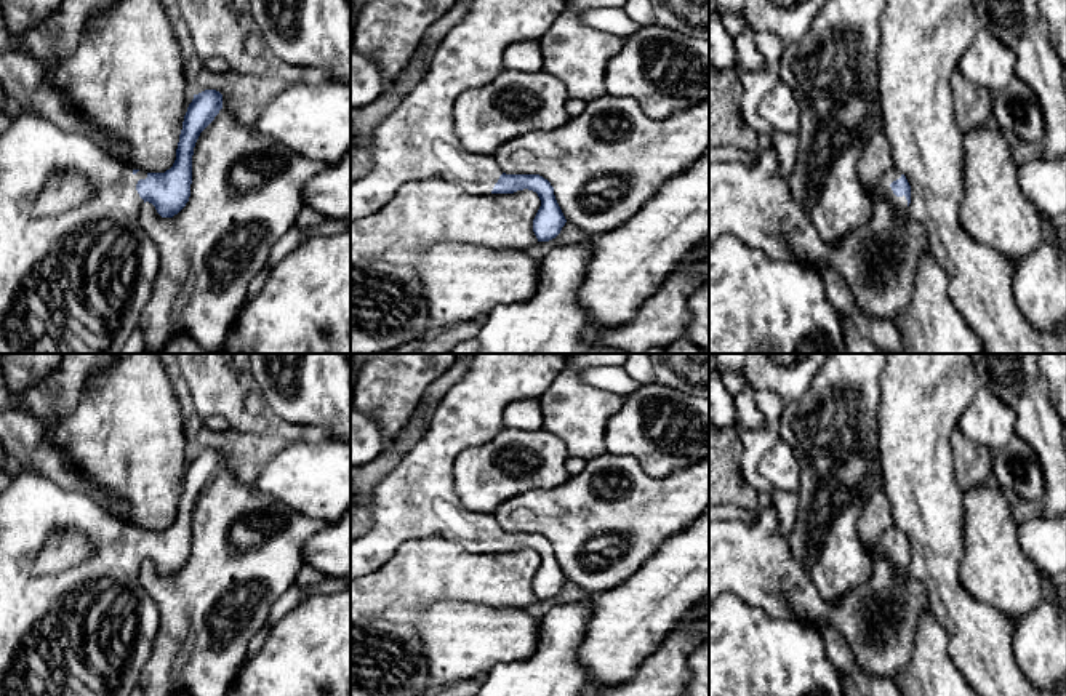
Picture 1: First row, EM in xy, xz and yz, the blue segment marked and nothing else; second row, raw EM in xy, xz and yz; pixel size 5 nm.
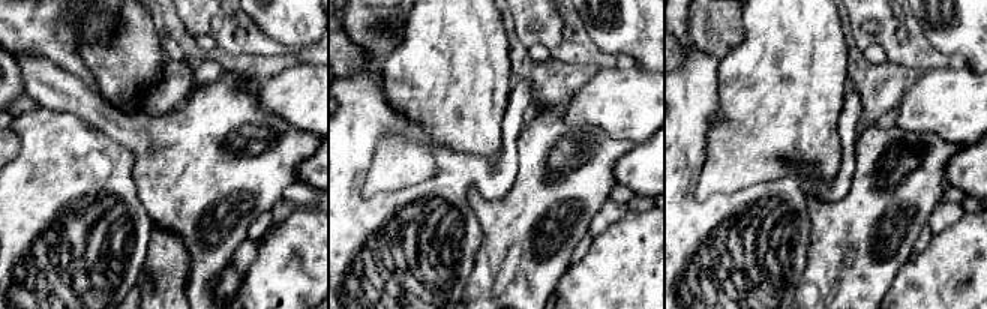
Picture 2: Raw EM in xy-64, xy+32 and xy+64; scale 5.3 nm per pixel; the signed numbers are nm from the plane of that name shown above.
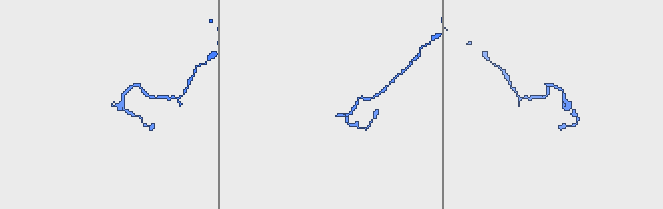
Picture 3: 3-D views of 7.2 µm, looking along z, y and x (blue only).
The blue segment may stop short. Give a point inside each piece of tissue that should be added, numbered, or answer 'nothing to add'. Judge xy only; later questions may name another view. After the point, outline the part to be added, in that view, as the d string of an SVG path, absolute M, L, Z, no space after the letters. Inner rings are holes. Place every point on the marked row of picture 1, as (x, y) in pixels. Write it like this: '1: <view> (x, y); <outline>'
1: xy (77, 282); M14 99L8 101L3 115L11 117L11 125L0 134L0 354L118 354L139 323L160 266L158 250L139 222L144 200L139 197L136 184L147 178L147 171L134 174L130 165L109 155L98 141L78 133L67 133ZM59 171L86 174L94 182L93 197L64 213L35 218L32 206L37 195L42 192L45 181Z

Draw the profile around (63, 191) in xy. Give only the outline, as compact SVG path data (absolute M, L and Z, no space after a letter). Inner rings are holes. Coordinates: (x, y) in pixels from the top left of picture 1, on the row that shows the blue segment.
M53 173L37 195L32 216L54 216L86 203L94 194L94 182L83 173Z

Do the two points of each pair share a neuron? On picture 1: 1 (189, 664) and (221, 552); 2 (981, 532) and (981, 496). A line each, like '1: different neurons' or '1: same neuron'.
1: same neuron
2: same neuron

